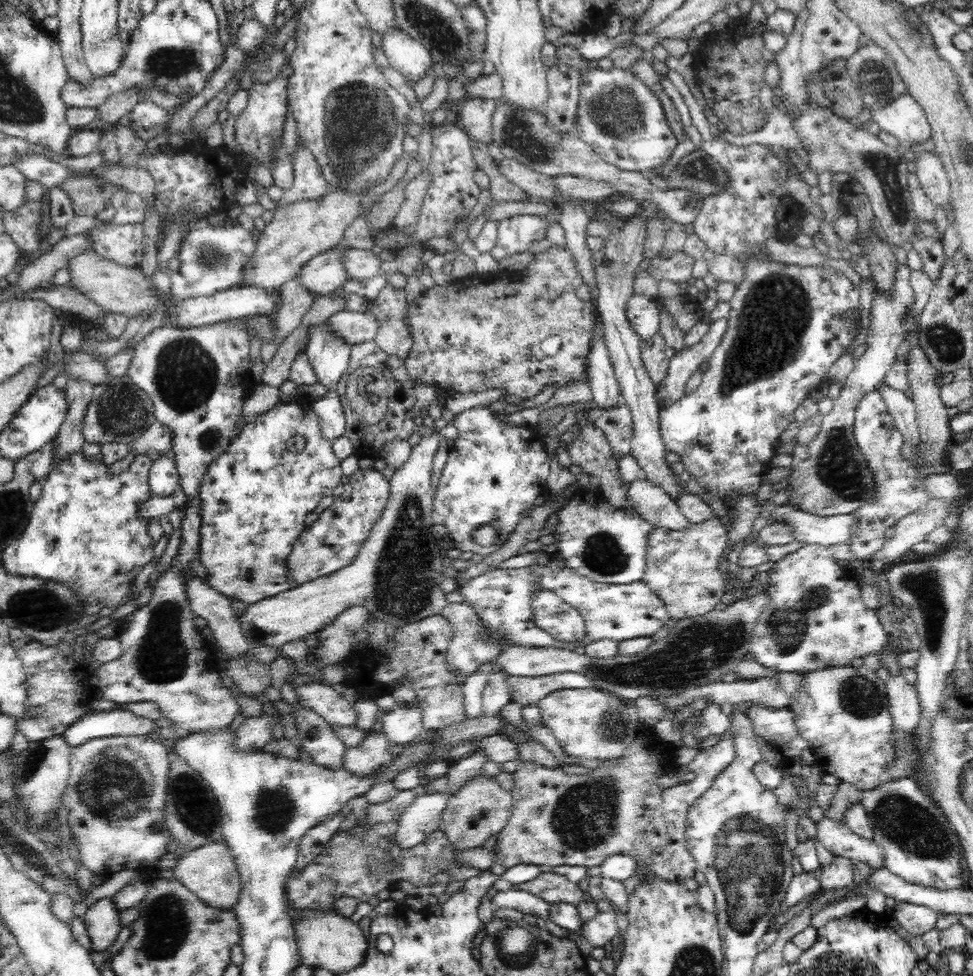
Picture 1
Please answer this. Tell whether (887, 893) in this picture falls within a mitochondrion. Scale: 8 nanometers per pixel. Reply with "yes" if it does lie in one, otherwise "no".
no

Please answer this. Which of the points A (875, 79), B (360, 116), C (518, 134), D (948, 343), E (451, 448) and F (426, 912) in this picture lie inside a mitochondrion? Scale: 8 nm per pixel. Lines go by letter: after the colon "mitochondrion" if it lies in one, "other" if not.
A: mitochondrion
B: mitochondrion
C: mitochondrion
D: mitochondrion
E: other
F: other

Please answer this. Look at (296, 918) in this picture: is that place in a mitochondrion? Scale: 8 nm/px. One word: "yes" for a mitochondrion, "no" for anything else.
no

